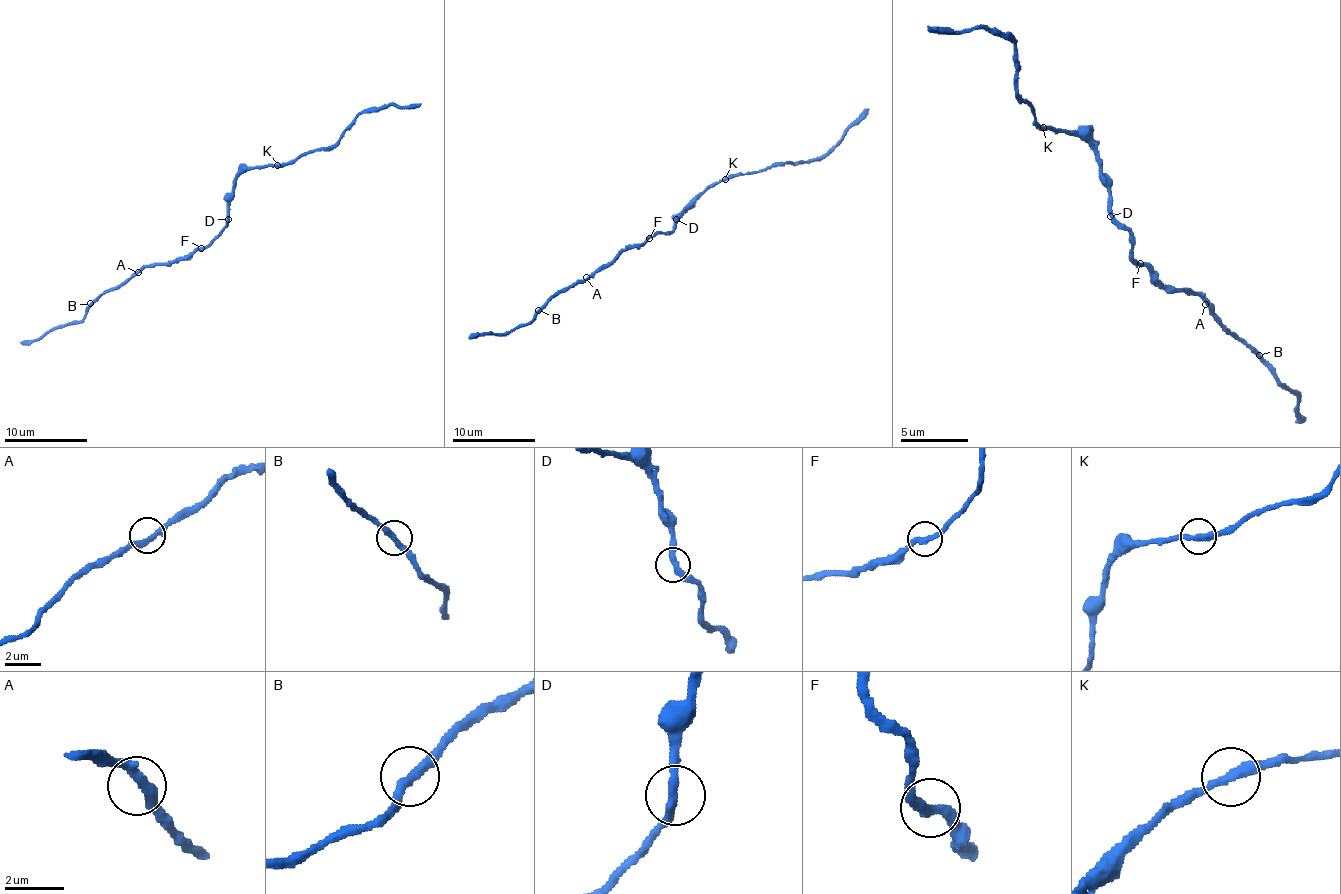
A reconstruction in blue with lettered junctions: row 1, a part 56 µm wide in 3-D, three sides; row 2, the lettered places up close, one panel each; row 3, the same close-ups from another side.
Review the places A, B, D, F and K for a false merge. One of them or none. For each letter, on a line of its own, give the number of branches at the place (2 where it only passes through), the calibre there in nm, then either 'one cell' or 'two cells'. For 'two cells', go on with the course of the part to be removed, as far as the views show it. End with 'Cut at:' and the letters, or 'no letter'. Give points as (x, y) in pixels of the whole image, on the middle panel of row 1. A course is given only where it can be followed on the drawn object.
A: 2 | 320 nm | one cell
B: 2 | 320 nm | one cell
D: 2 | 320 nm | one cell
F: 2 | 300 nm | one cell
K: 2 | 320 nm | one cell
Cut at: no letter

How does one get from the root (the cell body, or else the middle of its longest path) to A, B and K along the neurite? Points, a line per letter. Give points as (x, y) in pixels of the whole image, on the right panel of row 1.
A: (1113, 212), (1130, 233), (1130, 253), (1157, 280), (1174, 290), (1191, 290), (1205, 304)
B: (1113, 212), (1130, 233), (1130, 253), (1164, 287), (1191, 290), (1259, 355)
K: (1113, 212), (1113, 196), (1110, 182), (1103, 175), (1100, 151), (1076, 131), (1042, 128)

